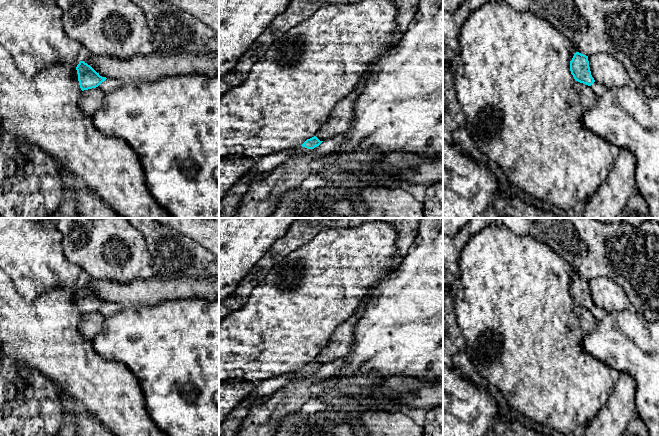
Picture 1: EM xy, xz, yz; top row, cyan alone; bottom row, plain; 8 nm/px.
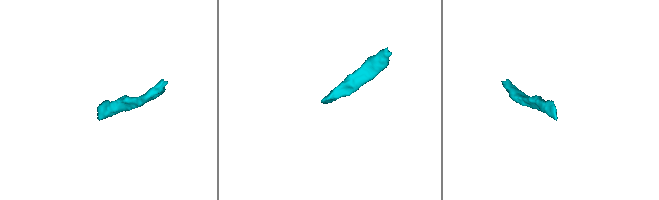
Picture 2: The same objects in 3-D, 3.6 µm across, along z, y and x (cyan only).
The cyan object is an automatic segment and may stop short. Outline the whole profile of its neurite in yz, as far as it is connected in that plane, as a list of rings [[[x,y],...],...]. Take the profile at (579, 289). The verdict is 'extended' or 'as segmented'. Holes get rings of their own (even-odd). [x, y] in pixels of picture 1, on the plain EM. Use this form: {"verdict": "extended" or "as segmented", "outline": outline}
{"verdict": "as segmented", "outline": [[[576,276],[570,285],[570,295],[574,303],[580,307],[591,310],[595,304],[591,299],[588,280]]]}

